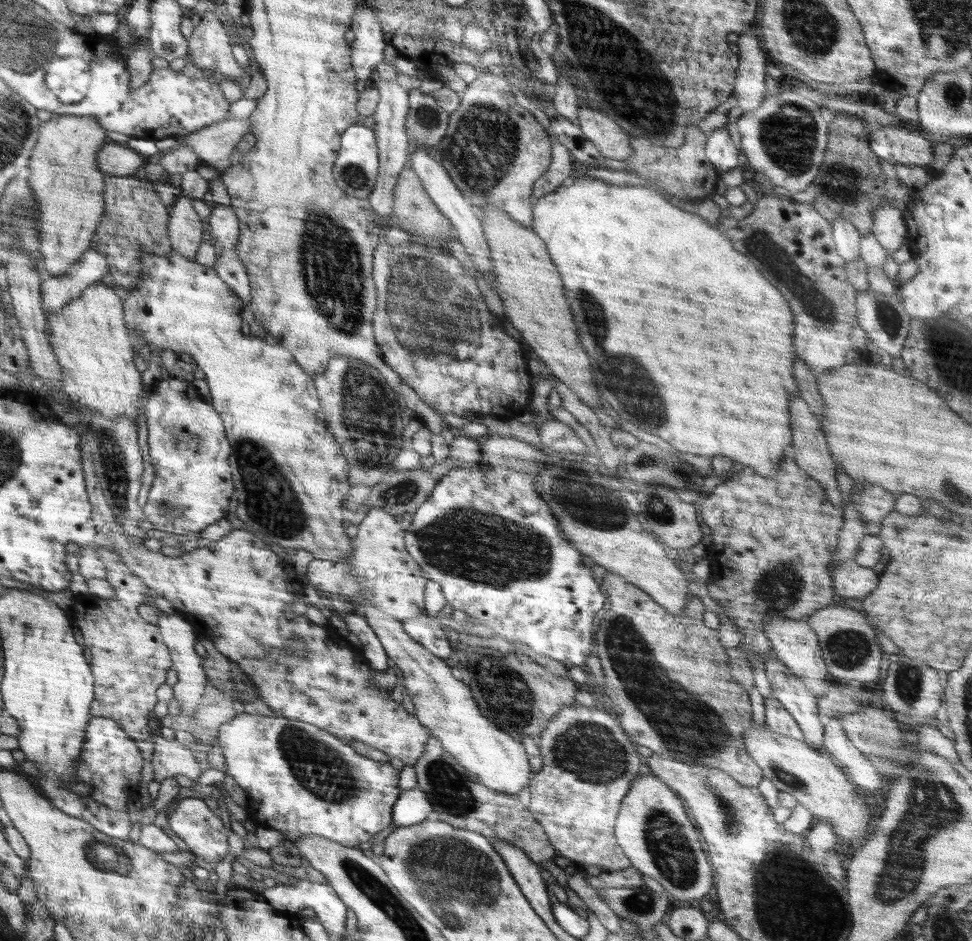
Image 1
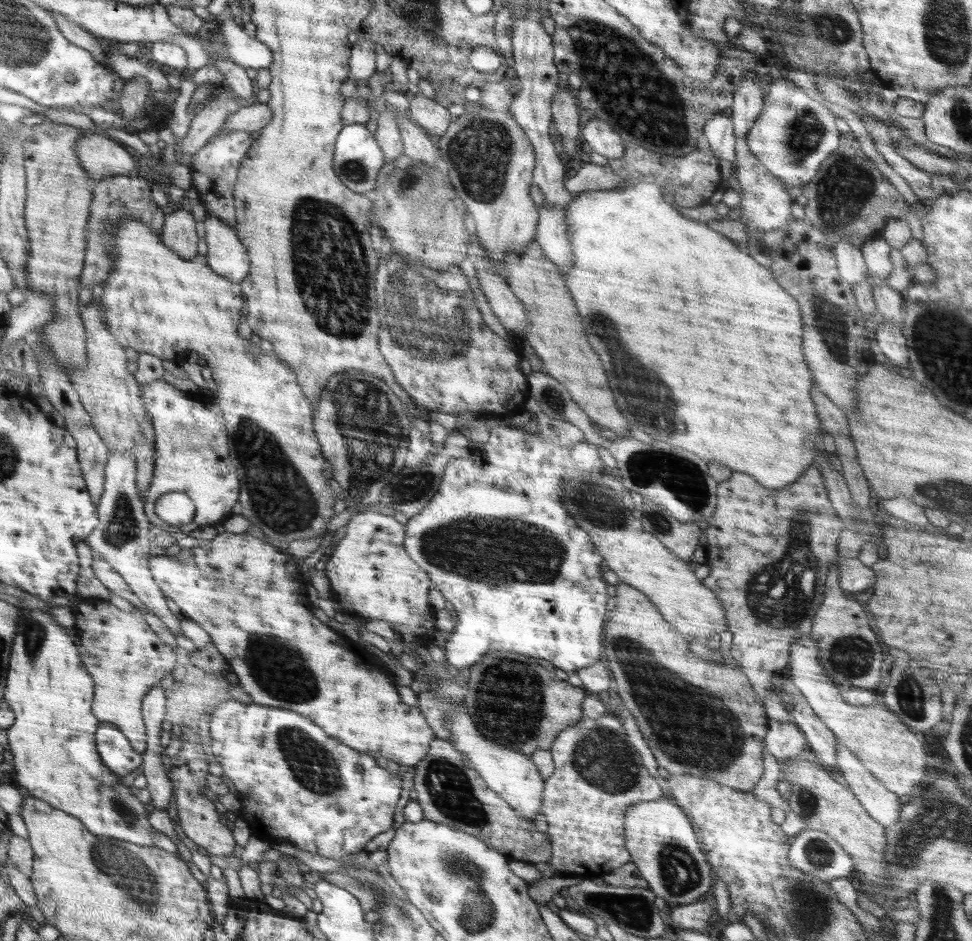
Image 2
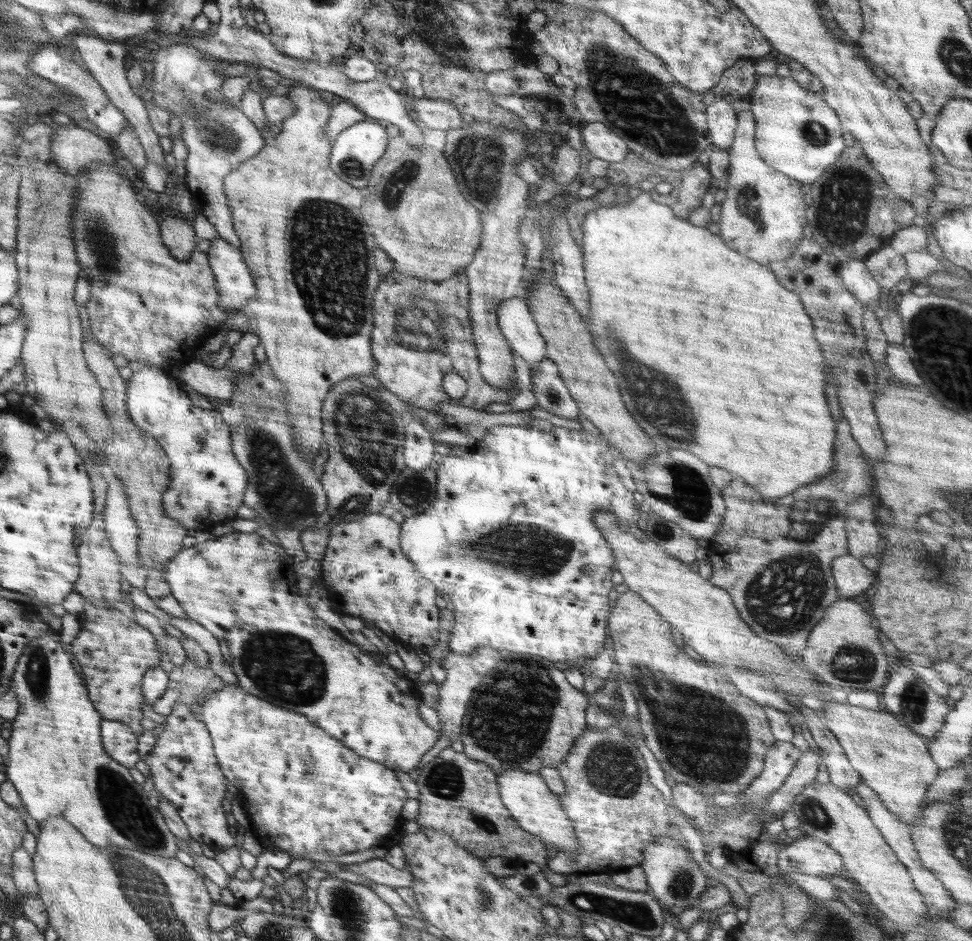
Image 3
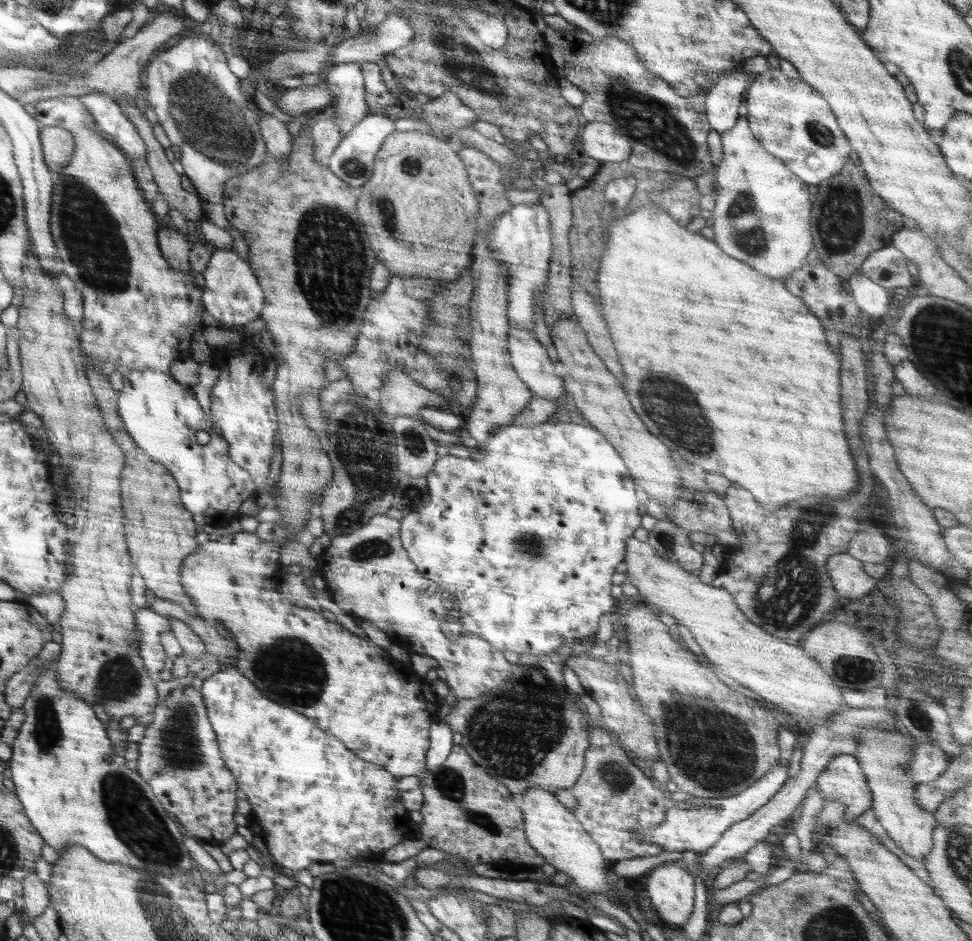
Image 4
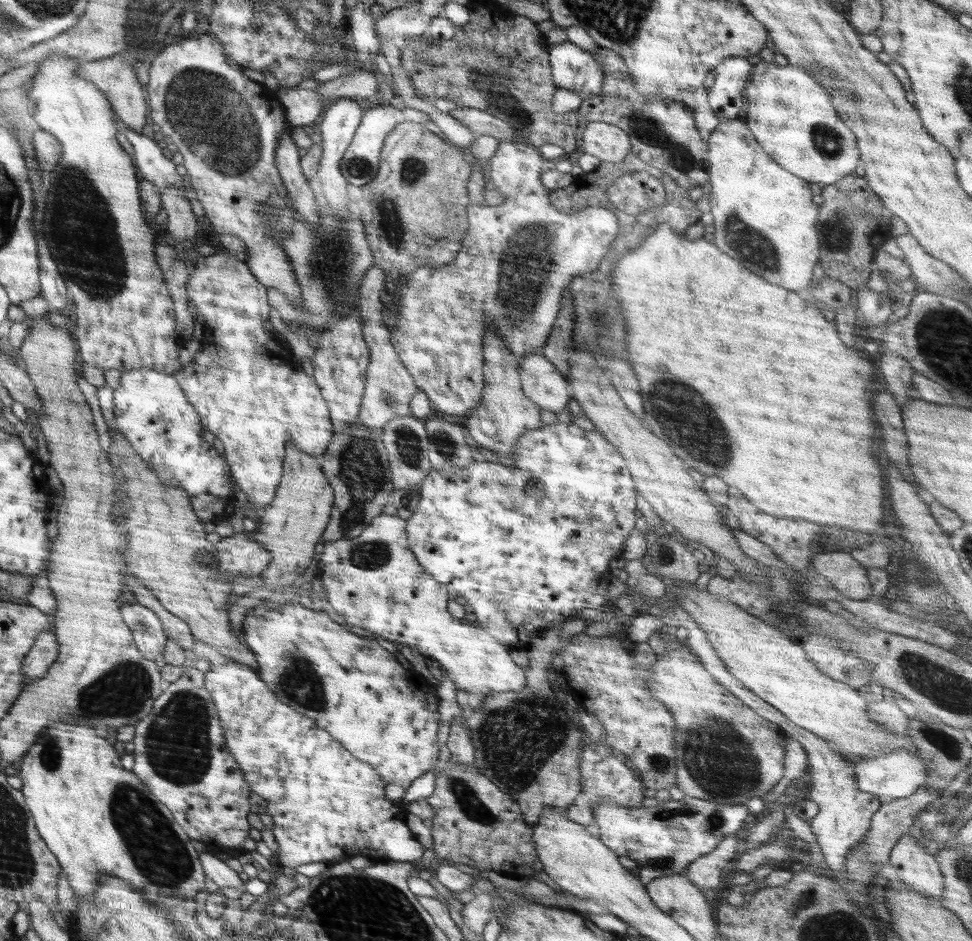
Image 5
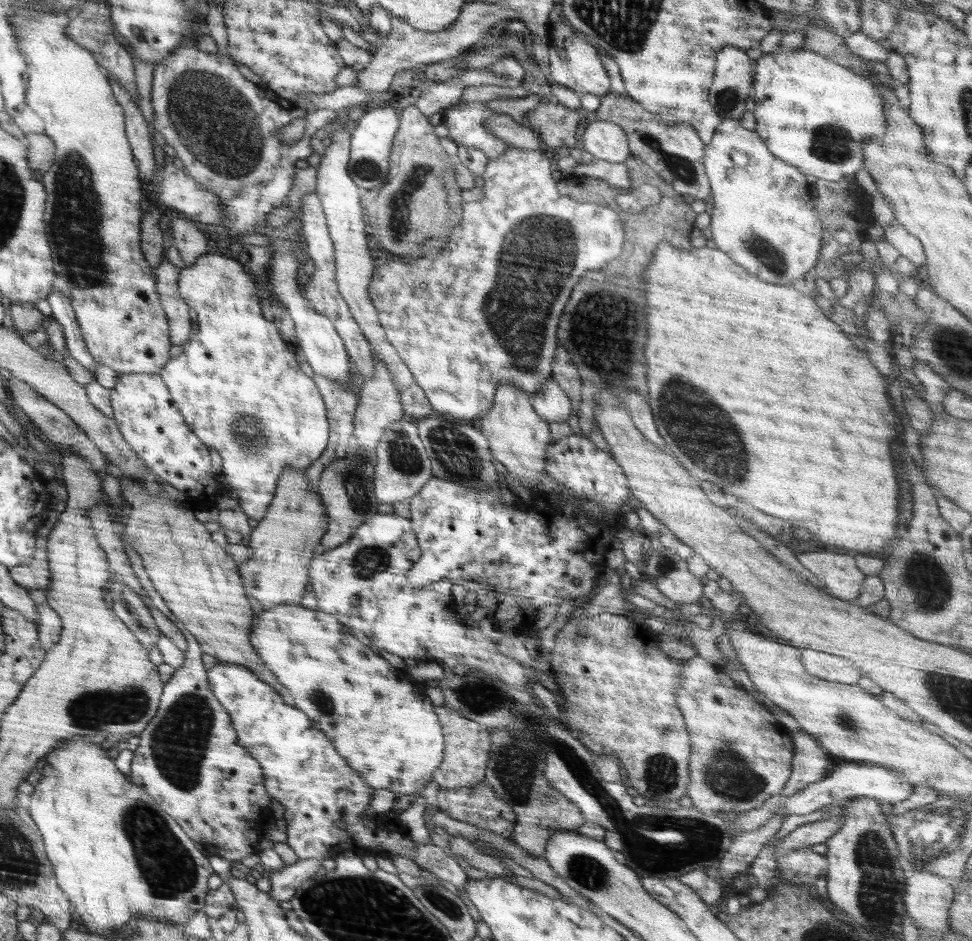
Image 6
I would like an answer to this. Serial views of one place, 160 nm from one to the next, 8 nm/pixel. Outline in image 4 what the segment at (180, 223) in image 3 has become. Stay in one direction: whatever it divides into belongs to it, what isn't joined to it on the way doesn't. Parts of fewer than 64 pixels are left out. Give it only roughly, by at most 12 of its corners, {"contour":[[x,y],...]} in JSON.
{"contour":[[174,222],[159,233],[162,256],[190,274],[188,242]]}

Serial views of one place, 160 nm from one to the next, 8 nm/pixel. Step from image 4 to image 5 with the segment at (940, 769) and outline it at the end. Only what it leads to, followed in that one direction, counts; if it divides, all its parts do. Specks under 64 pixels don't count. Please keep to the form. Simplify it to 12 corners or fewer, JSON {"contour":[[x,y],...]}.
{"contour":[[906,749],[855,760],[858,788],[888,802],[924,786]]}

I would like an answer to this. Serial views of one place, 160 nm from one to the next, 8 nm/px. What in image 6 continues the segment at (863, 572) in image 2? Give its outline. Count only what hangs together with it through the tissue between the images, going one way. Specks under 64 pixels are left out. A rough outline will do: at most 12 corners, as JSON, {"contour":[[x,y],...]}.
{"contour":[[796,551],[829,594],[860,596],[865,574],[855,558],[836,552]]}

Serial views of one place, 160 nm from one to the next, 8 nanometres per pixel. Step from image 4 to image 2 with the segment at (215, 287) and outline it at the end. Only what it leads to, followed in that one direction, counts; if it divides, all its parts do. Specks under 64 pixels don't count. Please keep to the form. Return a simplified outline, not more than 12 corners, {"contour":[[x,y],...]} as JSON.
{"contour":[[217,216],[204,221],[214,273],[240,284],[249,256],[235,229]]}

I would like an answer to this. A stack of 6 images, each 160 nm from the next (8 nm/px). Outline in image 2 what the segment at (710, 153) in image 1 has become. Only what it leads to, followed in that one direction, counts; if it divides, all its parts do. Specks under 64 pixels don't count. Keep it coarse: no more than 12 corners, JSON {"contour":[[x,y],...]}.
{"contour":[[716,113],[703,134],[715,157],[734,162],[730,116]]}

